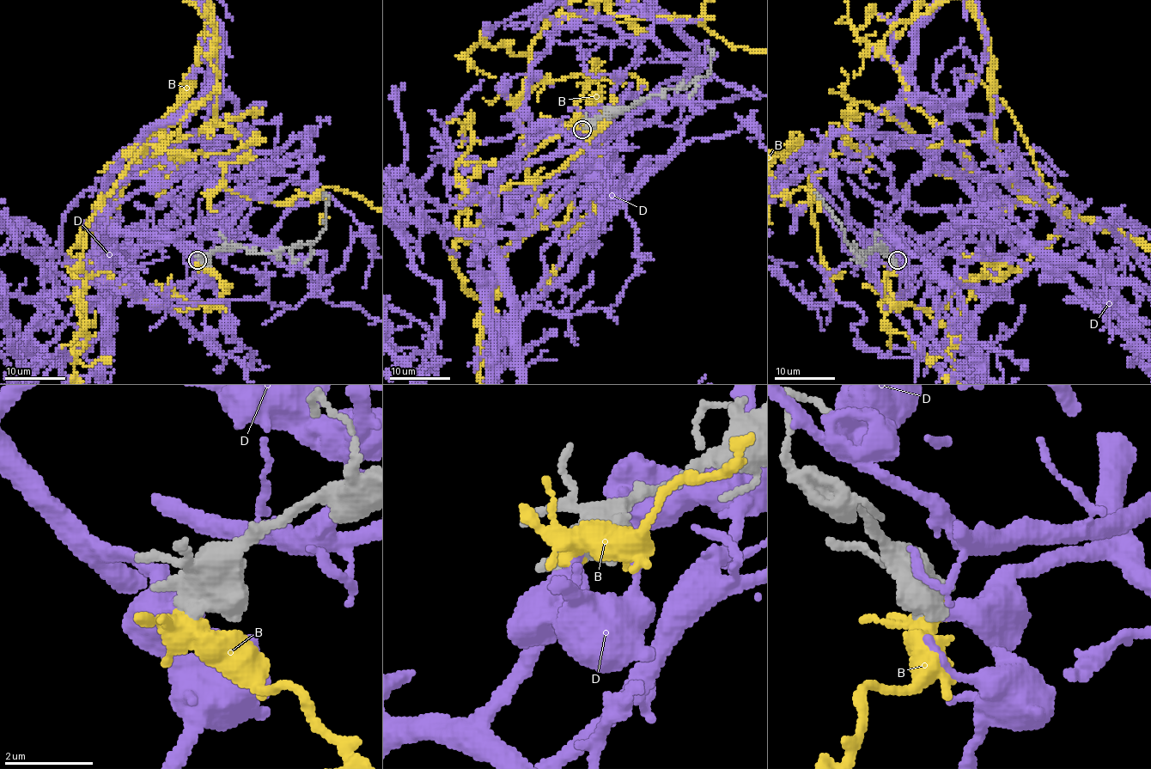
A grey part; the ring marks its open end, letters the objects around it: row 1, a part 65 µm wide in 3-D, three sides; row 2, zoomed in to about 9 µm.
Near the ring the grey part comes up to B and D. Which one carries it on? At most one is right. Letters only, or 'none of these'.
none of these

